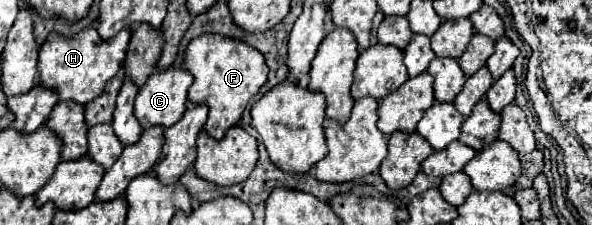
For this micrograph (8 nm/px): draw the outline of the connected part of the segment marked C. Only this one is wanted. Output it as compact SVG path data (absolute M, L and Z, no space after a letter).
M156 67L154 73L146 79L146 83L140 87L138 95L136 95L136 117L142 123L142 127L150 127L150 125L174 125L186 111L186 101L188 101L188 89L192 85L192 75L188 73L188 69L184 67L168 67L168 69L160 69Z

